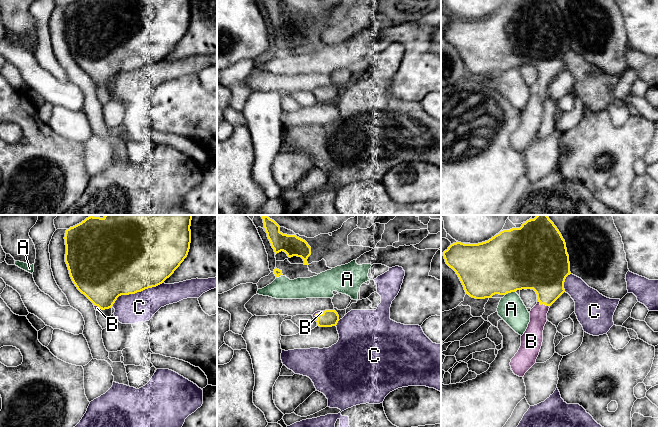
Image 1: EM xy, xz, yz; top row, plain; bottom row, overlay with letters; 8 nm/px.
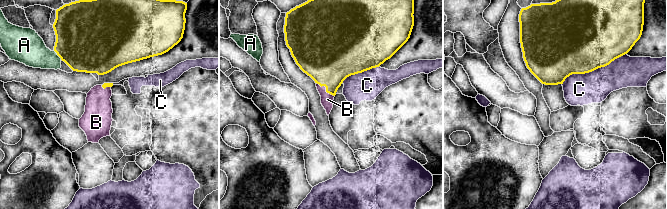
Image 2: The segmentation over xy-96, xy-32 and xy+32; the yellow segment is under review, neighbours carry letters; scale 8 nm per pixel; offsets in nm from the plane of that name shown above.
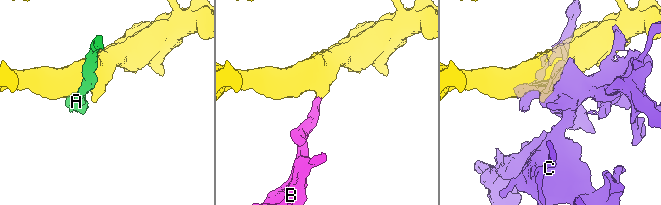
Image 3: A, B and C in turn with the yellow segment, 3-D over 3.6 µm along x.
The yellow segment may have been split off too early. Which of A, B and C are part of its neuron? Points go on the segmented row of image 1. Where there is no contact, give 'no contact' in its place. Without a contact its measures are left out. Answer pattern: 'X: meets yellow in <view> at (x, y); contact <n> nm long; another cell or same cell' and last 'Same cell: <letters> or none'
A: meets yellow in yz at (511, 291); contact 60 nm long; another cell
B: meets yellow in yz at (544, 304); contact 110 nm long; same cell
C: meets yellow in xy at (135, 292); contact 460 nm long; another cell
Same cell: B

